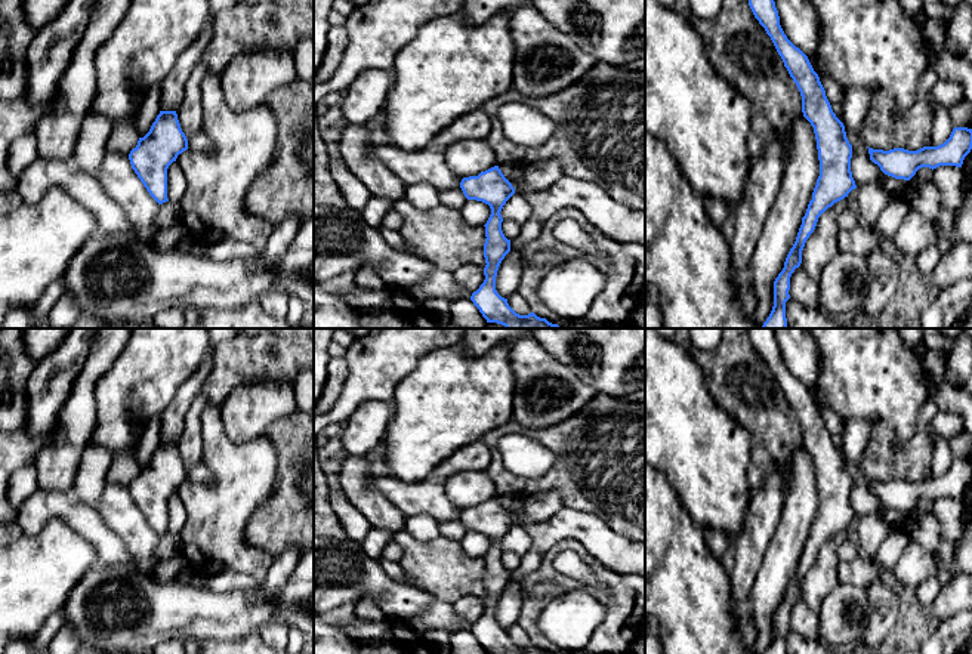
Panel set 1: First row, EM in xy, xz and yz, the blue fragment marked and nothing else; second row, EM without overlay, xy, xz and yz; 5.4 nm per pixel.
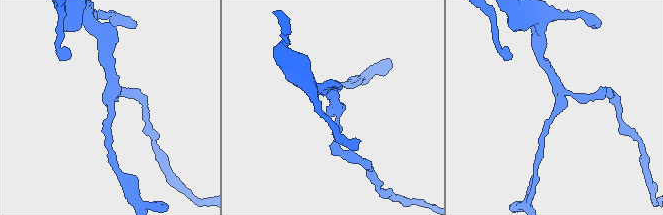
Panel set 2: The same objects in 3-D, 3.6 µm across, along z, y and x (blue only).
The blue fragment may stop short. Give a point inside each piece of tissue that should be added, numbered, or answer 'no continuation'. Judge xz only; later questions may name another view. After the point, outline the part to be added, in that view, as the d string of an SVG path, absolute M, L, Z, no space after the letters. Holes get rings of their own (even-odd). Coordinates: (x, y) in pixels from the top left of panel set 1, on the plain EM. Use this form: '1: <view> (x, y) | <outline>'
1: xz (477, 545) | M466 531L460 543L463 550L472 558L485 556L491 546L490 537L476 531Z

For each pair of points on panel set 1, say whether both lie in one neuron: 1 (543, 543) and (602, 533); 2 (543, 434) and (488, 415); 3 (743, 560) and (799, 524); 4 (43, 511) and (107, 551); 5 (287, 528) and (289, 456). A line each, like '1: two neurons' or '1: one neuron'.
1: one neuron
2: two neurons
3: two neurons
4: one neuron
5: one neuron

